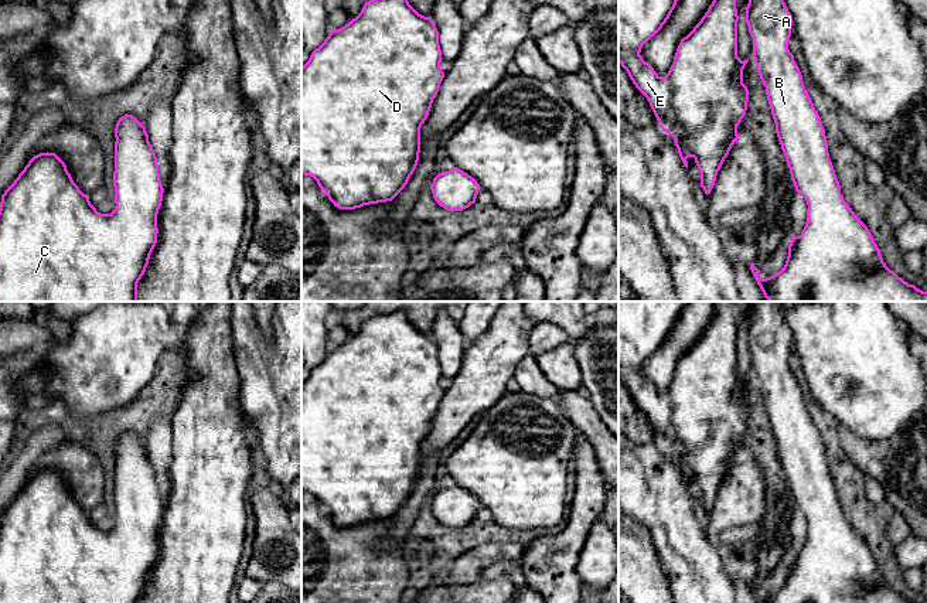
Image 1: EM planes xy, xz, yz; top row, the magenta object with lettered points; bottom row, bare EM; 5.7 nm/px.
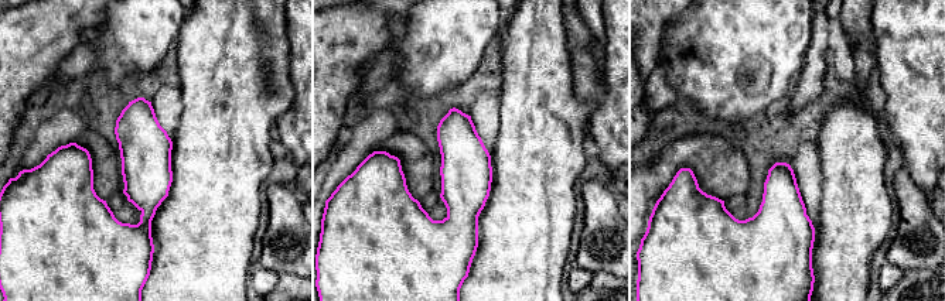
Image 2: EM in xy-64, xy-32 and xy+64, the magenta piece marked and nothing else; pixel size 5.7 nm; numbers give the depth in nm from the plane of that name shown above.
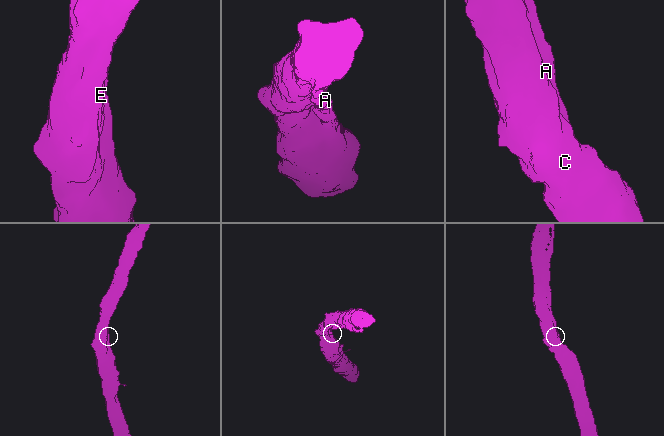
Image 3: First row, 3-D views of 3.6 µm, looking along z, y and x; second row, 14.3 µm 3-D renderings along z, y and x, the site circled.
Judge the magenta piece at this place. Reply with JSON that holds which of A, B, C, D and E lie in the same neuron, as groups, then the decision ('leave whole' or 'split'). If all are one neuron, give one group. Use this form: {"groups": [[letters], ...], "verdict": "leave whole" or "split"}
{"groups": [["A", "B", "C", "D", "E"]], "verdict": "leave whole"}

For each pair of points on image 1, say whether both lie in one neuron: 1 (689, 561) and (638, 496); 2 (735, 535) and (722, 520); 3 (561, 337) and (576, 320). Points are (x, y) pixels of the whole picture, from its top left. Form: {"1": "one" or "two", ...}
{"1": "one", "2": "two", "3": "two"}

